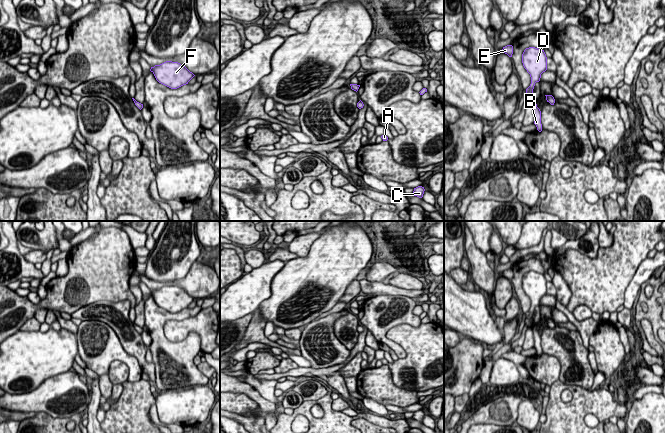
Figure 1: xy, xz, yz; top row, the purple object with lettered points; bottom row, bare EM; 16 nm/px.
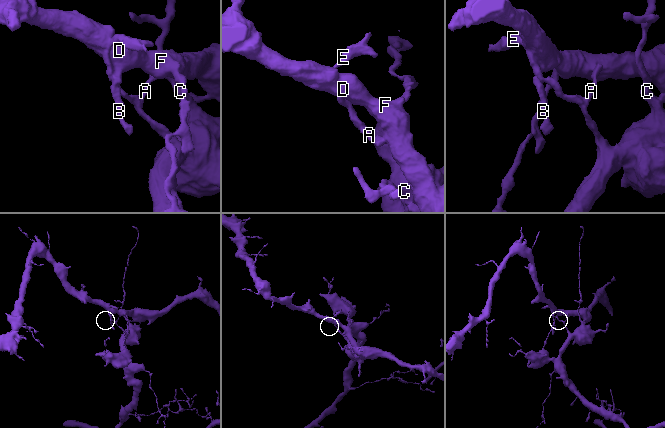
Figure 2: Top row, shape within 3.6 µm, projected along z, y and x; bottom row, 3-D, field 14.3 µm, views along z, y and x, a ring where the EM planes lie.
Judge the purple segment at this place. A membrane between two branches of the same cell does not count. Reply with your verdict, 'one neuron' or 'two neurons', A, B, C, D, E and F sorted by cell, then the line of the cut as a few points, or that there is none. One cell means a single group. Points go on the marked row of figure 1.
two neurons; A C / B D E F; cut in xz along (362, 105), (357, 106)

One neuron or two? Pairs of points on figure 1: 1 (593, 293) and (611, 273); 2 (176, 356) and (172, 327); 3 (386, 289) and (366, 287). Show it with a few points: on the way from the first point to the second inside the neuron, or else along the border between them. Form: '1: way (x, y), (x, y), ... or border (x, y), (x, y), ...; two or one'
1: way (598, 288), (606, 278); one
2: border (163, 325), (171, 341), (196, 333); two
3: way (381, 288), (371, 288); one

